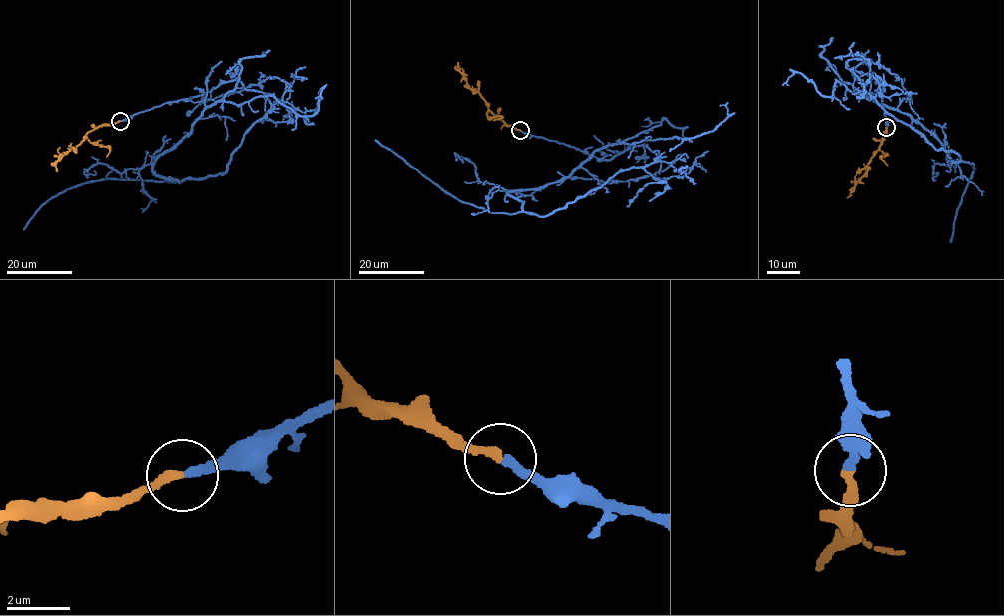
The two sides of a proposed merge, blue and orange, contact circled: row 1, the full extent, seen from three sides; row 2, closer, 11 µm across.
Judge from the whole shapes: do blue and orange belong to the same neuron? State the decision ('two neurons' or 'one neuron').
one neuron

